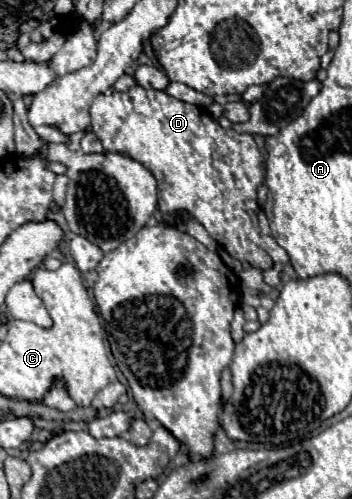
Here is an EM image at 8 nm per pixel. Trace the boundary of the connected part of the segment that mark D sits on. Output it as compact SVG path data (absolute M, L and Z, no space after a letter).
M134 85L132 89L120 93L100 93L94 97L90 107L92 117L92 133L102 141L104 151L128 155L142 165L146 165L158 183L158 205L160 211L182 211L186 209L198 223L206 227L206 231L238 261L246 261L252 267L270 269L272 259L256 245L260 227L258 227L258 201L256 189L264 181L264 159L258 151L258 145L252 135L236 133L234 129L222 129L218 121L212 119L210 113L198 111L198 105L184 103L180 99L168 97L164 91L144 89Z

